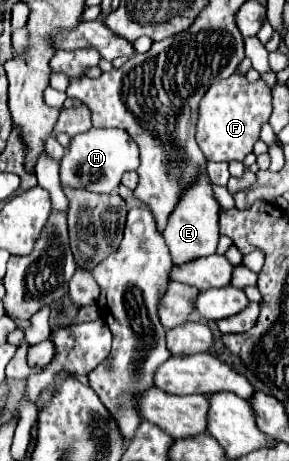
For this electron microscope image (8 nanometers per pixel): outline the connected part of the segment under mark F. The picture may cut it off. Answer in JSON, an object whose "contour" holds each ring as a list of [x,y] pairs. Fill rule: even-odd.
{"contour":[[[238,71],[228,79],[216,81],[204,101],[200,103],[200,117],[196,125],[196,141],[206,161],[244,161],[252,153],[252,145],[260,139],[260,127],[272,113],[272,95],[266,83],[260,79],[248,83]]]}

